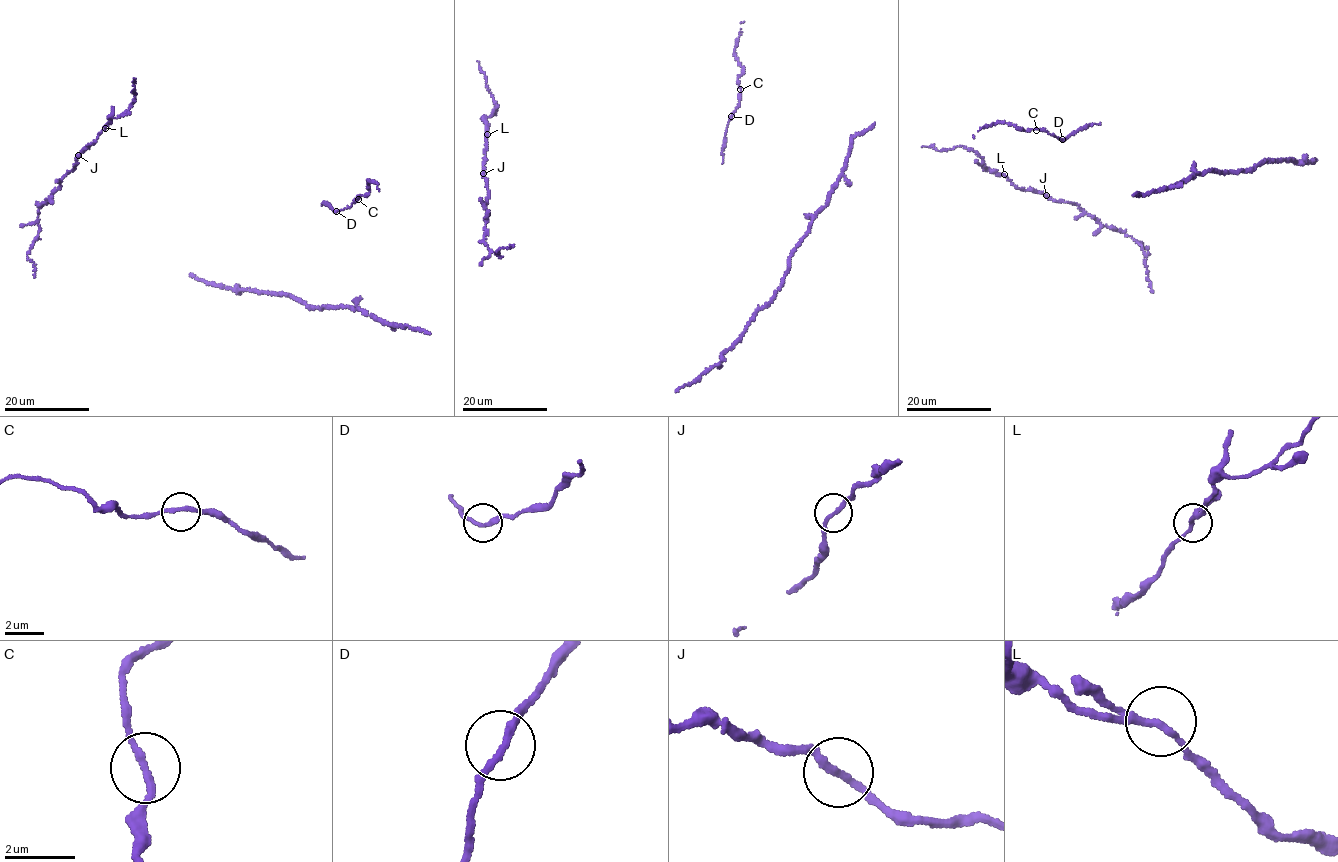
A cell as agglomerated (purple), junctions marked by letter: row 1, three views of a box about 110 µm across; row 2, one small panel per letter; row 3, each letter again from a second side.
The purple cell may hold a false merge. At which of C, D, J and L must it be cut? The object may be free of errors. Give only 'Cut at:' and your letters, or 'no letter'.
Cut at: no letter

